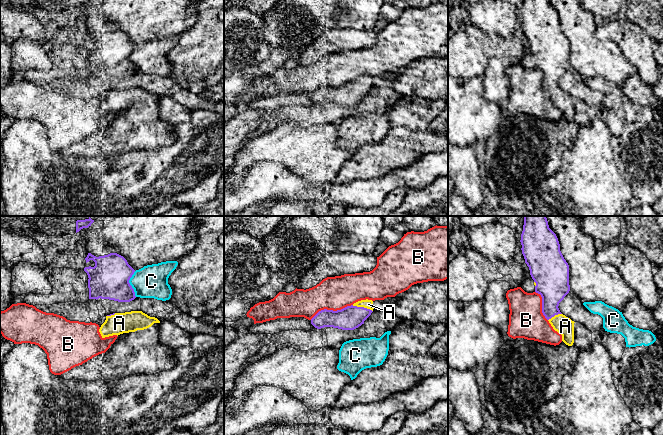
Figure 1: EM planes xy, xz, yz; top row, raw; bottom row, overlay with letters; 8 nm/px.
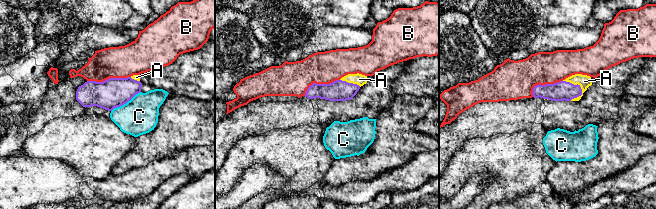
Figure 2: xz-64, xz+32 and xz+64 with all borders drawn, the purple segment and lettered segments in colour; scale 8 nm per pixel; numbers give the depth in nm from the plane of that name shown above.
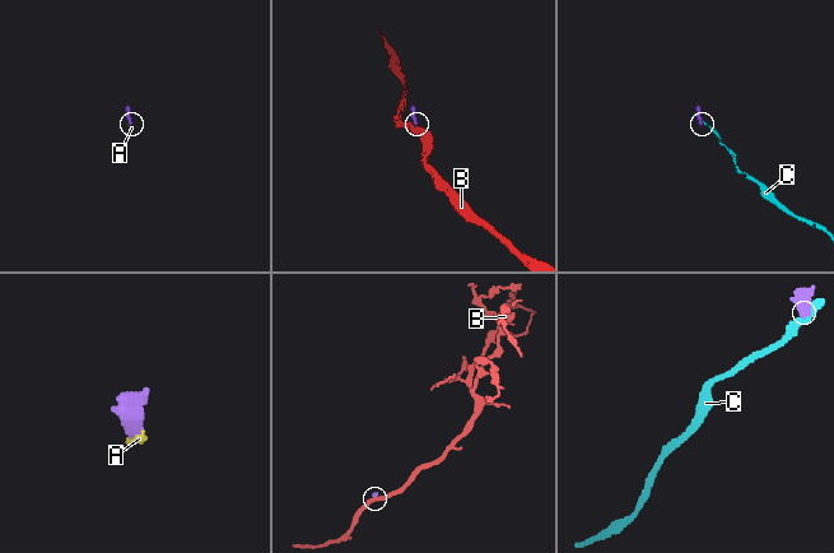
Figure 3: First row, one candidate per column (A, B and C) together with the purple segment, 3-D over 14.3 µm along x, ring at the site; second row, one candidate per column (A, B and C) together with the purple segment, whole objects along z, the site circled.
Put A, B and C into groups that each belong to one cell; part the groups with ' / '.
A / B / C

